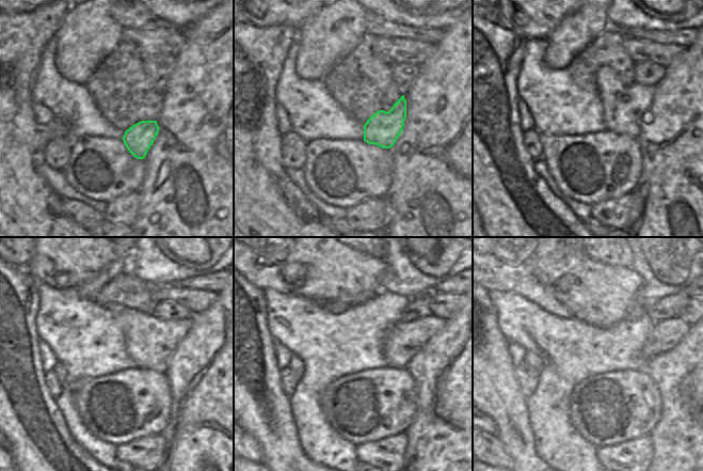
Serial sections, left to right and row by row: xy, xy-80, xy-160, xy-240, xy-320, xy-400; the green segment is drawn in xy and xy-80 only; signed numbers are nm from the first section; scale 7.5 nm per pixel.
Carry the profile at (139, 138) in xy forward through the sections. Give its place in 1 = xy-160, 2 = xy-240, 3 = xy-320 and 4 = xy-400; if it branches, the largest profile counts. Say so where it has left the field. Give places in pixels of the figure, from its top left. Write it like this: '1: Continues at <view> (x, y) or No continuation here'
1: Continues at xy-160 (624, 106)
2: Continues at xy-240 (150, 342)
3: Continues at xy-320 (404, 339)
4: Continues at xy-400 (495, 276)

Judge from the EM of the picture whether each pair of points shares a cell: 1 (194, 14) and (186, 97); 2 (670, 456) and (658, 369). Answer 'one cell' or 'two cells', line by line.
1: two cells
2: one cell

